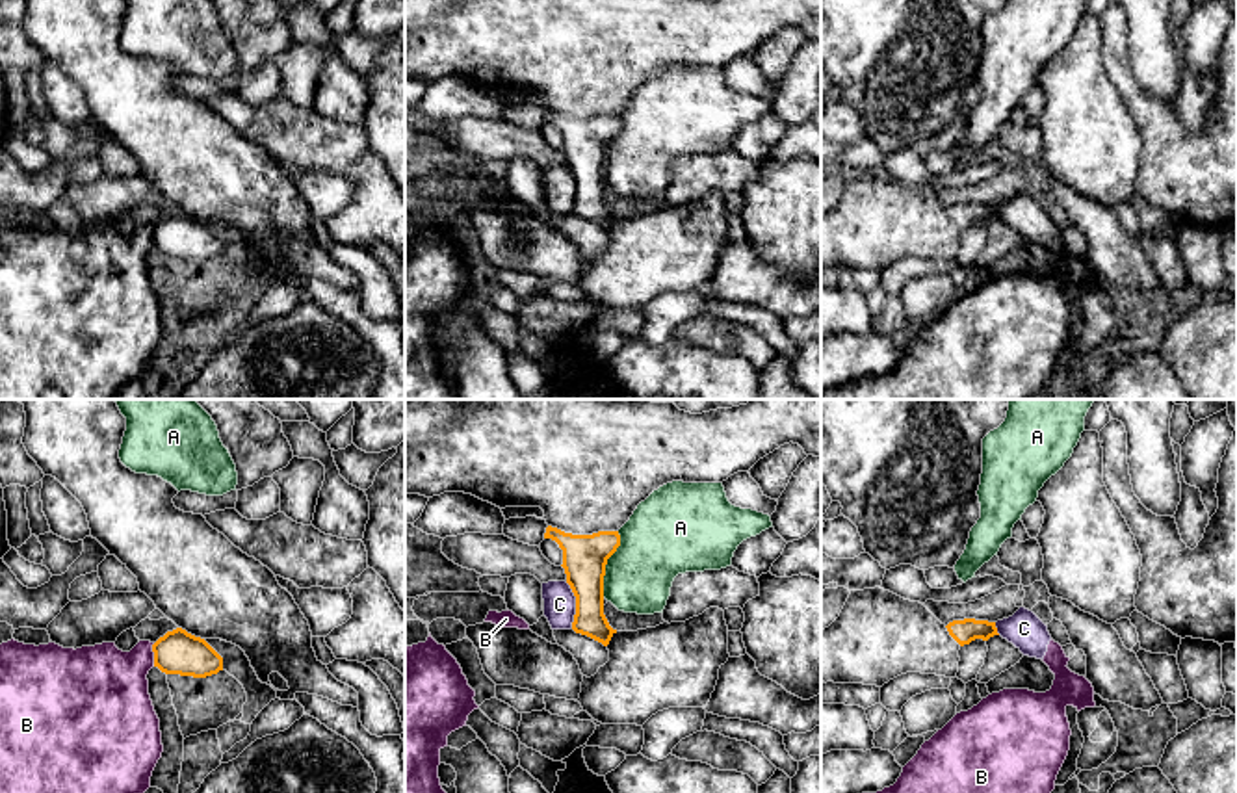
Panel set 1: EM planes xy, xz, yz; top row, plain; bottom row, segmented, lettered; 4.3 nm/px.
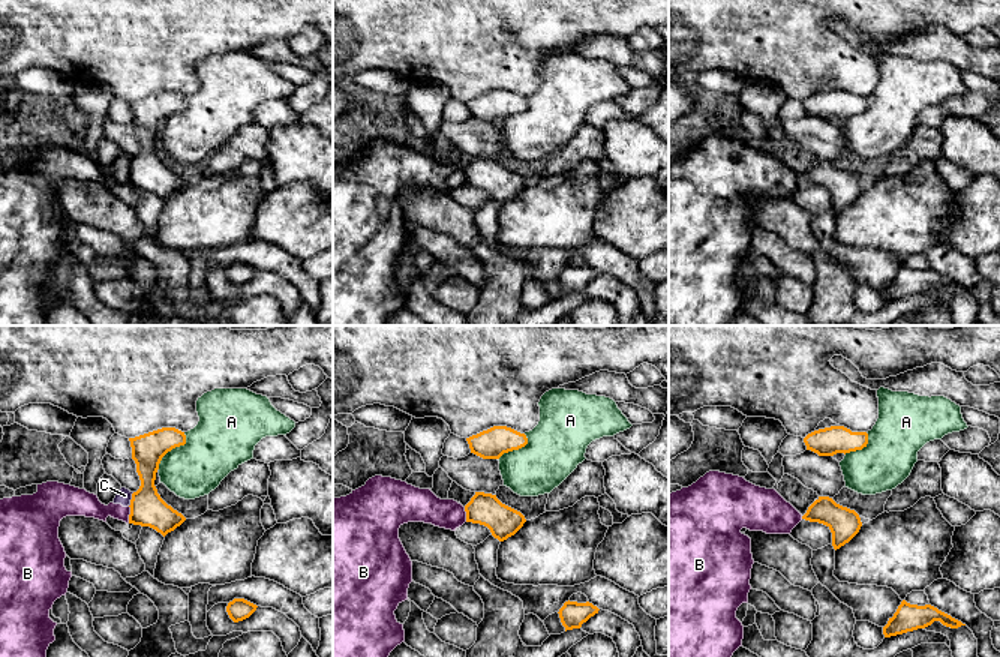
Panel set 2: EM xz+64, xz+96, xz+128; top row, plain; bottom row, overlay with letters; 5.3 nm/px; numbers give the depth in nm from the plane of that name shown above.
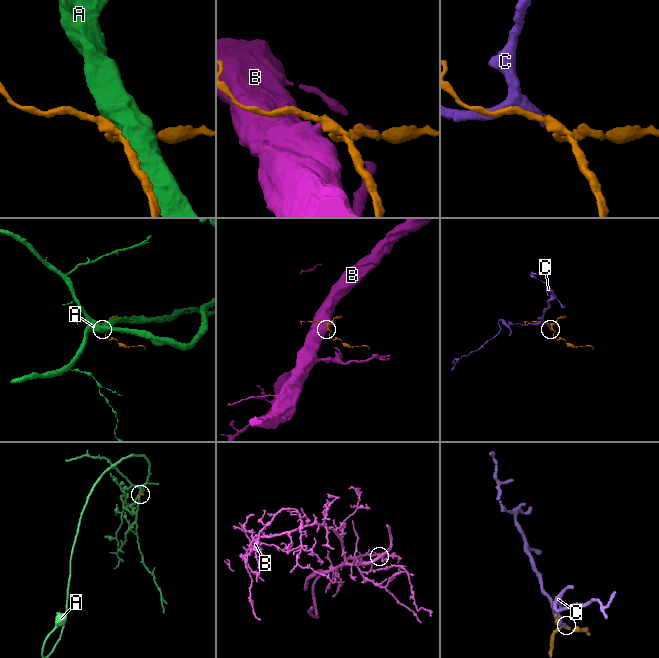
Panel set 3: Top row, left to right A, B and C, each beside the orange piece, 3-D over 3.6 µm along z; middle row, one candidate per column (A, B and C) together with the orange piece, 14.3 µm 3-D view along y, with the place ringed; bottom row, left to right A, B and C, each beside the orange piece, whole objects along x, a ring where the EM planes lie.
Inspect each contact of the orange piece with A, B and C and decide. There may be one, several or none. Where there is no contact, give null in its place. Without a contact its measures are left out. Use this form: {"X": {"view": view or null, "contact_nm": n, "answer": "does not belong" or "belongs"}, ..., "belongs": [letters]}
{"A": {"view": "xz", "contact_nm": 300, "answer": "does not belong"}, "B": {"view": "xy", "contact_nm": 100, "answer": "does not belong"}, "C": {"view": "xz", "contact_nm": 200, "answer": "does not belong"}, "belongs": []}

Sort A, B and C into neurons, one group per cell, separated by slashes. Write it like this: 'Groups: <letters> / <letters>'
Groups: A / B C

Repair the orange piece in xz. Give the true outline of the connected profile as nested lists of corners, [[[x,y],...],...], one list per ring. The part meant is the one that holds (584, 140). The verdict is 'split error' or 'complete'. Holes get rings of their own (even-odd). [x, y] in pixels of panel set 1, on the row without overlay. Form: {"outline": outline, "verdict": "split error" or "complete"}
{"outline": [[[548,110],[544,123],[555,124],[563,134],[561,150],[576,180],[572,214],[607,230],[617,214],[604,199],[604,160],[607,143],[620,130],[618,115],[572,119]]], "verdict": "complete"}

